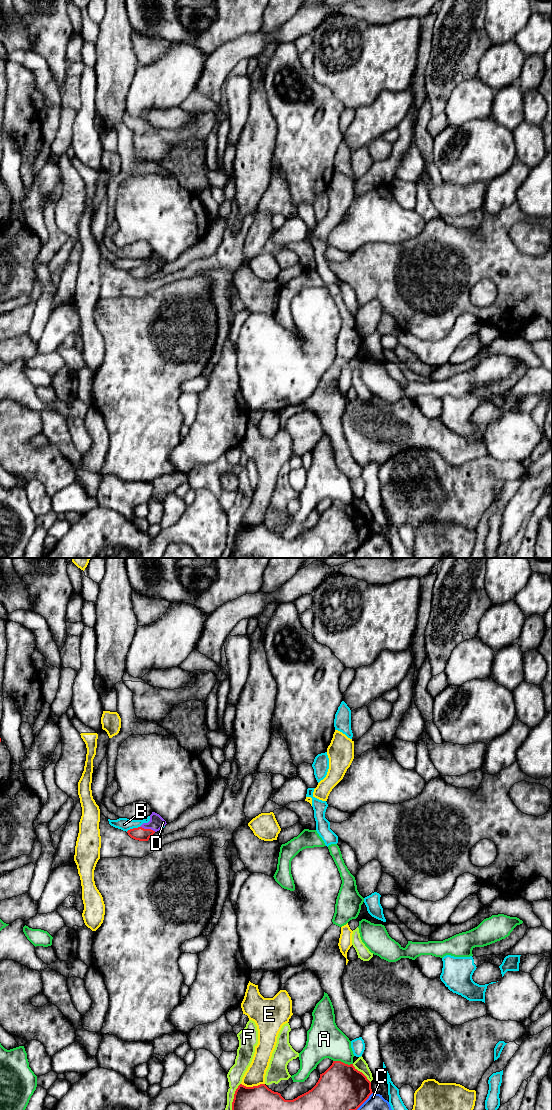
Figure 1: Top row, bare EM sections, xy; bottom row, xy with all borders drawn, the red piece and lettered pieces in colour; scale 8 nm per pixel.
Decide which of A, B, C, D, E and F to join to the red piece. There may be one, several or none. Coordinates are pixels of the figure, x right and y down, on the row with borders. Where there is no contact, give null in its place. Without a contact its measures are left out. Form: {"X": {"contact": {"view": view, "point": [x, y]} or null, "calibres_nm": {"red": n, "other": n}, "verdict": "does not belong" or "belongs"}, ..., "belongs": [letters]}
{"A": {"contact": {"view": "xy", "point": [342, 1062]}, "calibres_nm": {"red": 360, "other": 280}, "verdict": "does not belong"}, "B": {"contact": {"view": "xy", "point": [133, 828]}, "calibres_nm": {"red": 110, "other": 100}, "verdict": "does not belong"}, "C": {"contact": {"view": "xy", "point": [364, 1101]}, "calibres_nm": {"red": 360, "other": 130}, "verdict": "does not belong"}, "D": {"contact": {"view": "xy", "point": [148, 829]}, "calibres_nm": {"red": 110, "other": 120}, "verdict": "belongs"}, "E": {"contact": {"view": "xy", "point": [253, 1086]}, "calibres_nm": {"red": 200, "other": 160}, "verdict": "does not belong"}, "F": {"contact": {"view": "xy", "point": [234, 1096]}, "calibres_nm": {"red": 200, "other": 120}, "verdict": "does not belong"}, "belongs": ["D"]}

